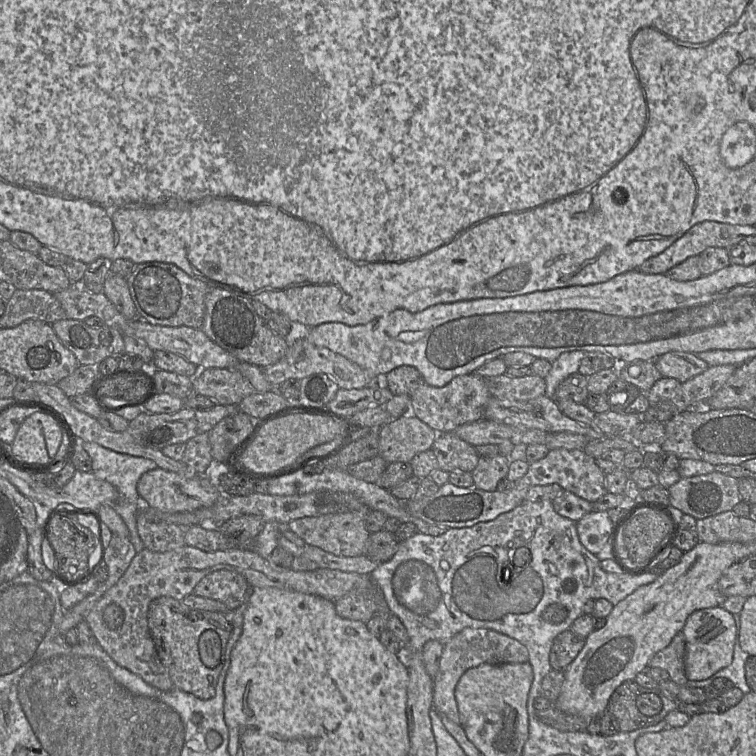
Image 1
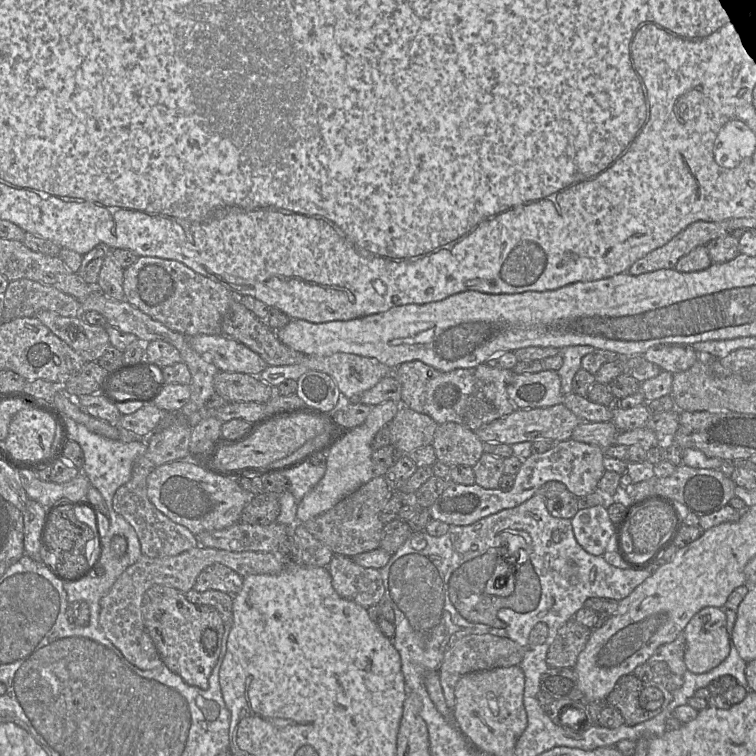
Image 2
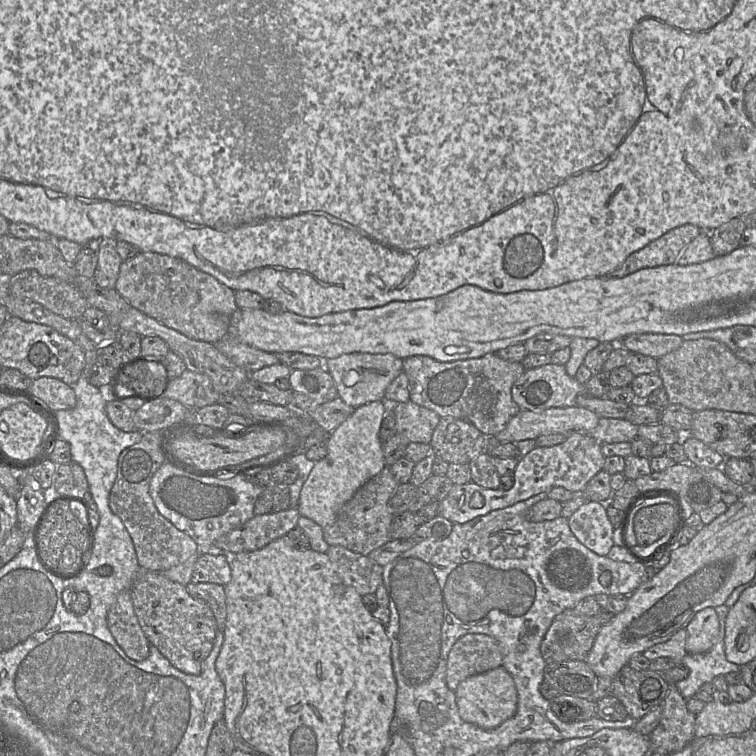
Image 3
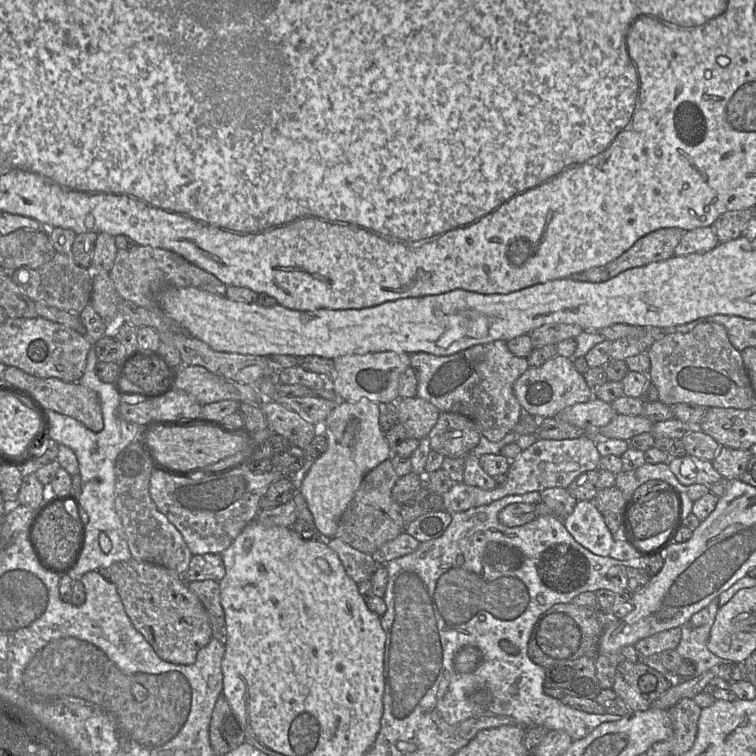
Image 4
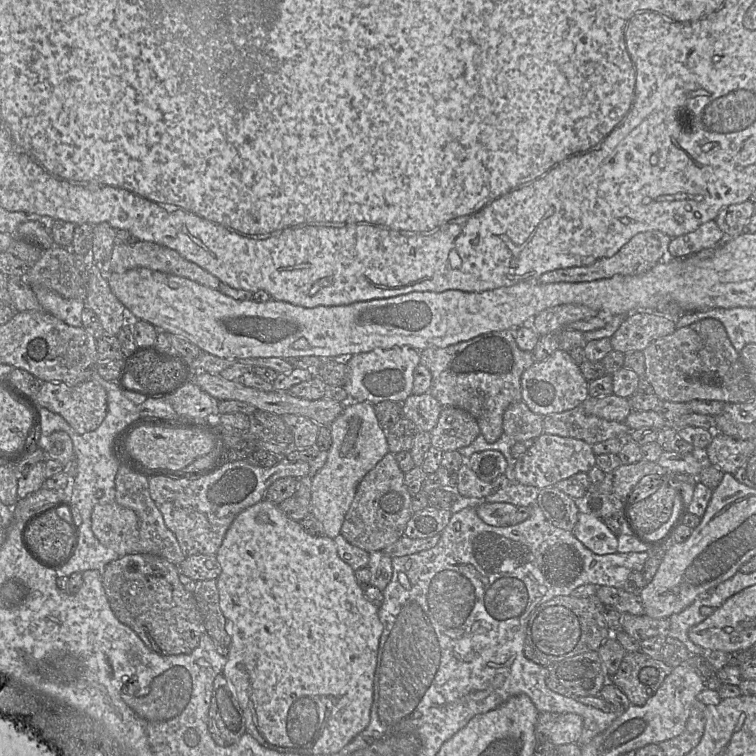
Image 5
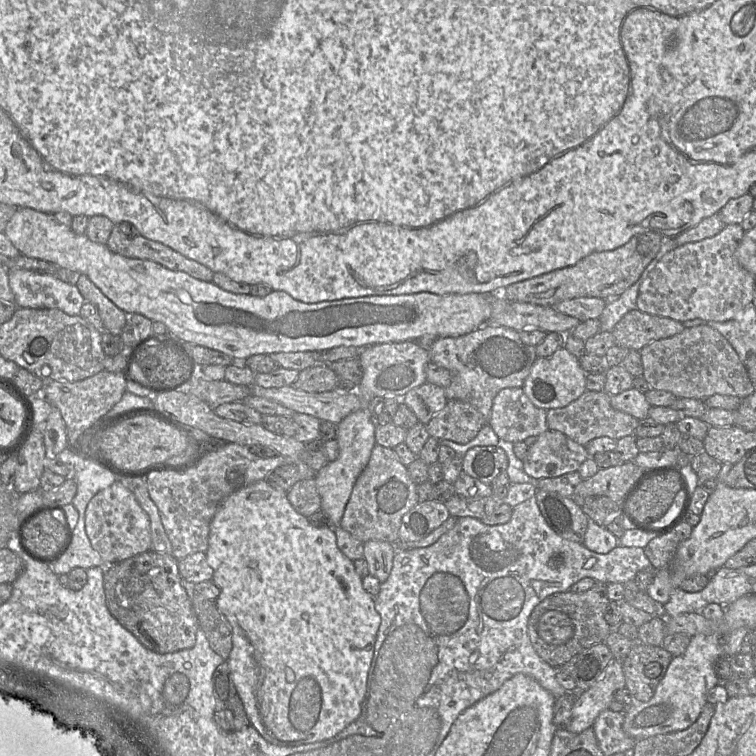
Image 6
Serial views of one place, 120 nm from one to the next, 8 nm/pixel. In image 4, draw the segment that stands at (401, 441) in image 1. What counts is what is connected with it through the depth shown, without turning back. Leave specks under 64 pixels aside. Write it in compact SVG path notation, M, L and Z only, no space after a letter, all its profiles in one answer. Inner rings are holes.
M419 397L398 399L397 404L399 422L411 435L418 440L428 437L440 416L440 410Z

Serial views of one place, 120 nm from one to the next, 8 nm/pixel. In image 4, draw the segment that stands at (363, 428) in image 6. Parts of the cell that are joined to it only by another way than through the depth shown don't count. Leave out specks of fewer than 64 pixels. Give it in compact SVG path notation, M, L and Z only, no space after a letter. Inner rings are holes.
M368 399L358 402L337 400L337 405L324 424L318 426L328 438L328 448L304 478L300 492L313 515L321 538L335 538L340 519L354 498L365 475L391 459L393 453L379 423L379 405Z

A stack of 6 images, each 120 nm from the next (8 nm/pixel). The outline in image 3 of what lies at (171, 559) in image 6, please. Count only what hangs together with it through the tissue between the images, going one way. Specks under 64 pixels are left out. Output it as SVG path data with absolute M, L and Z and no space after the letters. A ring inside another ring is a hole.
M140 570L131 586L131 595L135 614L149 642L178 670L200 674L202 662L211 652L217 633L211 608L192 597L186 586L150 570Z

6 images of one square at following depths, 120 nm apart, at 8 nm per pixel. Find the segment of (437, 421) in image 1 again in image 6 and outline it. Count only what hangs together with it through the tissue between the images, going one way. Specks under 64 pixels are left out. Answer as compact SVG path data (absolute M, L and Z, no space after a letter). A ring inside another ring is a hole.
M491 324L462 336L437 338L428 351L432 363L452 373L452 382L445 388L447 399L473 405L483 415L486 424L491 416L495 396L505 388L523 387L538 357L535 346L523 343L518 331Z

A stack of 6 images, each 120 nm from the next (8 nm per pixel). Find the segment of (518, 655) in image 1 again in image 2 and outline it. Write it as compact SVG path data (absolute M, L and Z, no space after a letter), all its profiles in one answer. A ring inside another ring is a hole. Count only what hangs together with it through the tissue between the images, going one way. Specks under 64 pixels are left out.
M468 634L455 641L445 653L439 670L440 684L447 706L450 709L455 706L455 686L461 676L470 672L519 665L524 652L523 647L510 638L493 634Z

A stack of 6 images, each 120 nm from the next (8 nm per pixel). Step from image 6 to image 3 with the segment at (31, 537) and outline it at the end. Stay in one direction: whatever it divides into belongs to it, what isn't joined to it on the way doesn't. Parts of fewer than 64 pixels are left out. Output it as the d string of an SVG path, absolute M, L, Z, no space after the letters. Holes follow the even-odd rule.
M53 502L38 532L38 548L43 561L59 572L72 574L86 566L92 554L92 544L92 530L86 528L72 513L69 502Z

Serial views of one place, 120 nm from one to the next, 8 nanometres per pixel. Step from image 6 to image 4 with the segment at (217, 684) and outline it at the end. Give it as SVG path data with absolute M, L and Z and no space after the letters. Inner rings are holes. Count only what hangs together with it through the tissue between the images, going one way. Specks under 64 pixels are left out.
M224 695L214 705L210 725L209 742L214 753L225 754L244 742L244 730Z

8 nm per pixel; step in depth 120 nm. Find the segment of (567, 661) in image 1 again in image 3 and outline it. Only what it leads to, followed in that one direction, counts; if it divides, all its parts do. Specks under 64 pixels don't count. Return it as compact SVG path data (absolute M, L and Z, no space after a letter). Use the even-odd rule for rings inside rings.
M575 609L558 614L547 630L541 645L546 664L586 661L601 627L597 618L585 616Z

